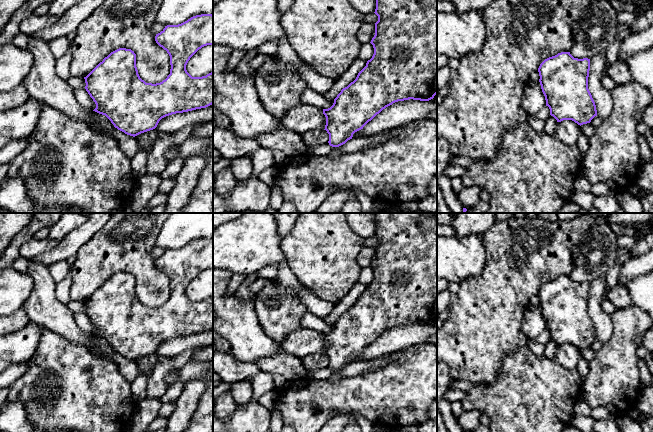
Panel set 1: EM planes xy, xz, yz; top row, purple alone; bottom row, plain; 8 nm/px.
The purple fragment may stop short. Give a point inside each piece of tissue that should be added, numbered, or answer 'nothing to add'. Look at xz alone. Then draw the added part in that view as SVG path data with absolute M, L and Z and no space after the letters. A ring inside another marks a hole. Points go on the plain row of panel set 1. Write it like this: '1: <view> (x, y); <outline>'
1: xz (310, 321); M309 311L304 313L301 324L303 328L313 329L321 332L322 334L330 332L334 327L334 324L328 324L324 319L313 315Z

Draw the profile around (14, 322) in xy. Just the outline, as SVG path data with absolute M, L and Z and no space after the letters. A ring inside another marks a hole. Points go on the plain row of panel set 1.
M21 307L8 316L0 317L0 336L19 331L30 322L27 313Z

